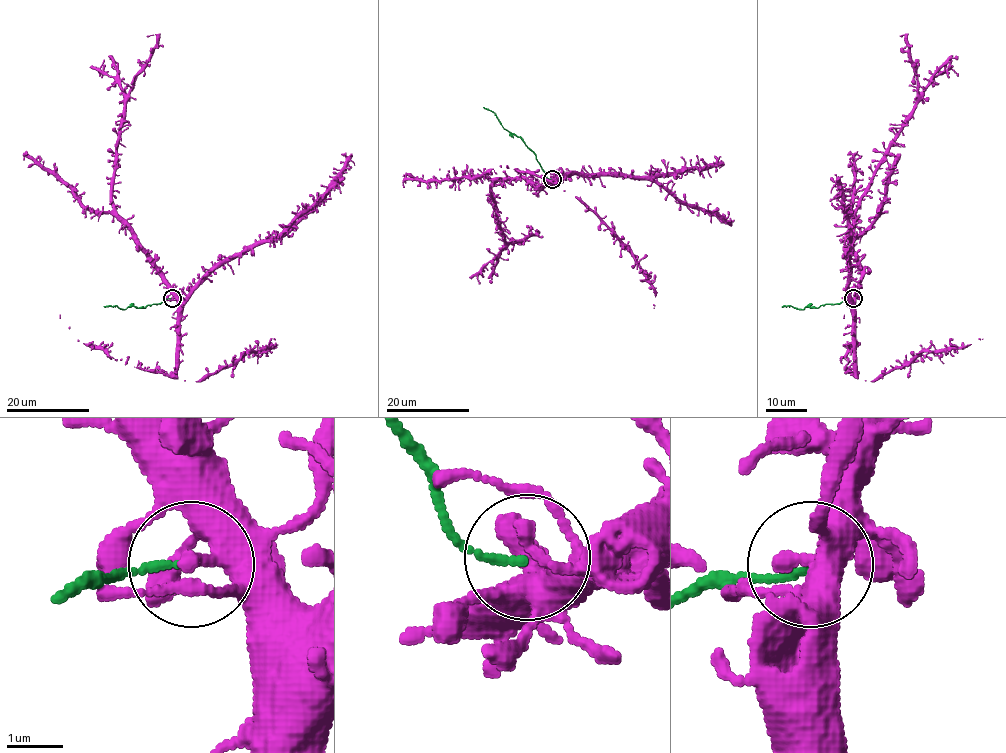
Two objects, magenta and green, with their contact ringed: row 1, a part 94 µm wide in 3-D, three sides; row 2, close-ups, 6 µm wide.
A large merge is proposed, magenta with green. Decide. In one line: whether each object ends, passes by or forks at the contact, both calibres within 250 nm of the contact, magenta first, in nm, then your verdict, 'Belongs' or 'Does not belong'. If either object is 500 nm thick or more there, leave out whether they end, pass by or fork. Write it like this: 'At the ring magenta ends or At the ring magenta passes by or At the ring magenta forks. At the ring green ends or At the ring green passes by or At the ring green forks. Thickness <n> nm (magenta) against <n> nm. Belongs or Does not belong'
Thickness 500 nm (magenta) against 130 nm. Does not belong

